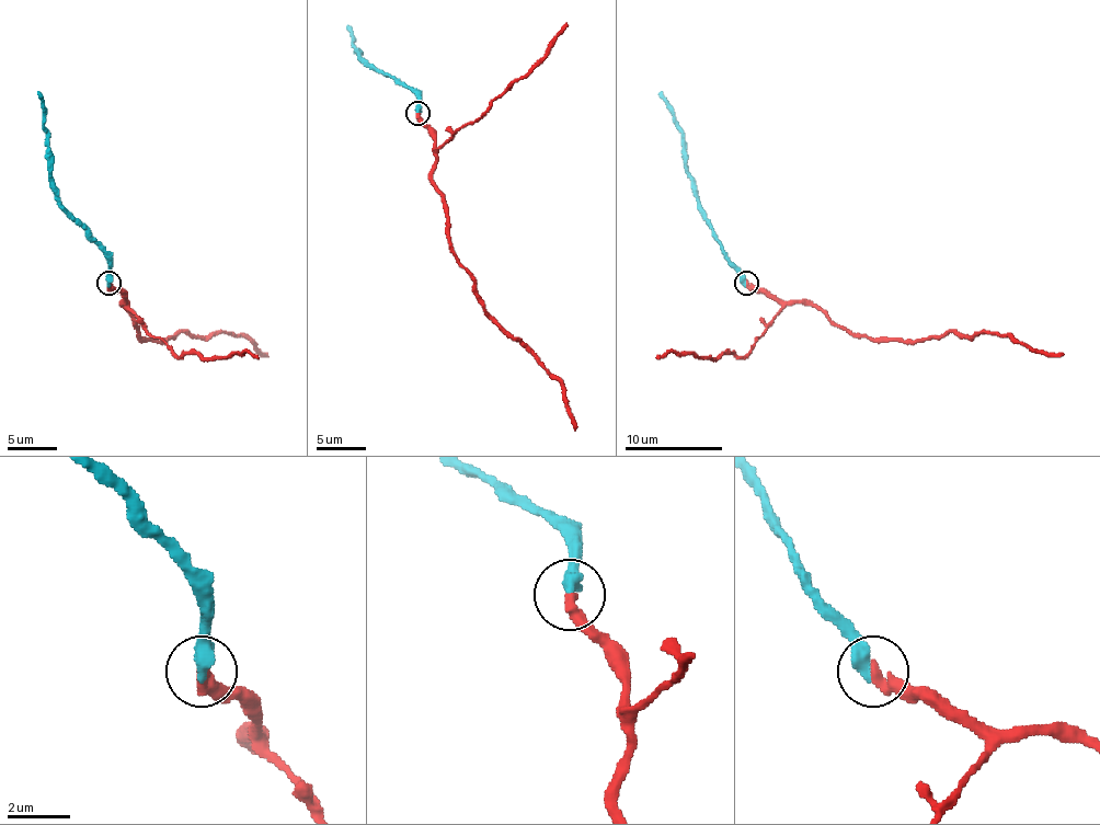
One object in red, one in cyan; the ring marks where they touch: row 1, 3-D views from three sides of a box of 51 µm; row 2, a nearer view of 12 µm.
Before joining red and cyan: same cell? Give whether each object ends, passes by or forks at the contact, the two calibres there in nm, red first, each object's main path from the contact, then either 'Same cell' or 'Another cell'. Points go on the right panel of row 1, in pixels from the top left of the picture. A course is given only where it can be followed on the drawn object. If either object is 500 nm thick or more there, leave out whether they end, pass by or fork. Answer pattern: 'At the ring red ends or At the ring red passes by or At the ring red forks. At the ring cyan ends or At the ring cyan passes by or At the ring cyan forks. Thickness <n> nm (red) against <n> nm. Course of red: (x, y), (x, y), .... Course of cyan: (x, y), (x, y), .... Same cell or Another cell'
At the ring red ends. At the ring cyan ends. Thickness 400 nm (red) against 480 nm. Course of red: (746, 284), (774, 298), (817, 306), (854, 335), (905, 340), (949, 332), (1010, 335), (1034, 350), (1064, 354). Course of cyan: (744, 284), (742, 272), (730, 260), (696, 198), (696, 188), (686, 167), (684, 130), (662, 91). Same cell

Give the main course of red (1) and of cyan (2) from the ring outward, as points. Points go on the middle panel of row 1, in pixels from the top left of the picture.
1: (416, 113), (434, 140), (432, 184), (444, 202), (448, 248), (468, 272), (482, 309), (553, 377), (575, 431)
2: (416, 111), (416, 96), (368, 62), (356, 50), (346, 29)

